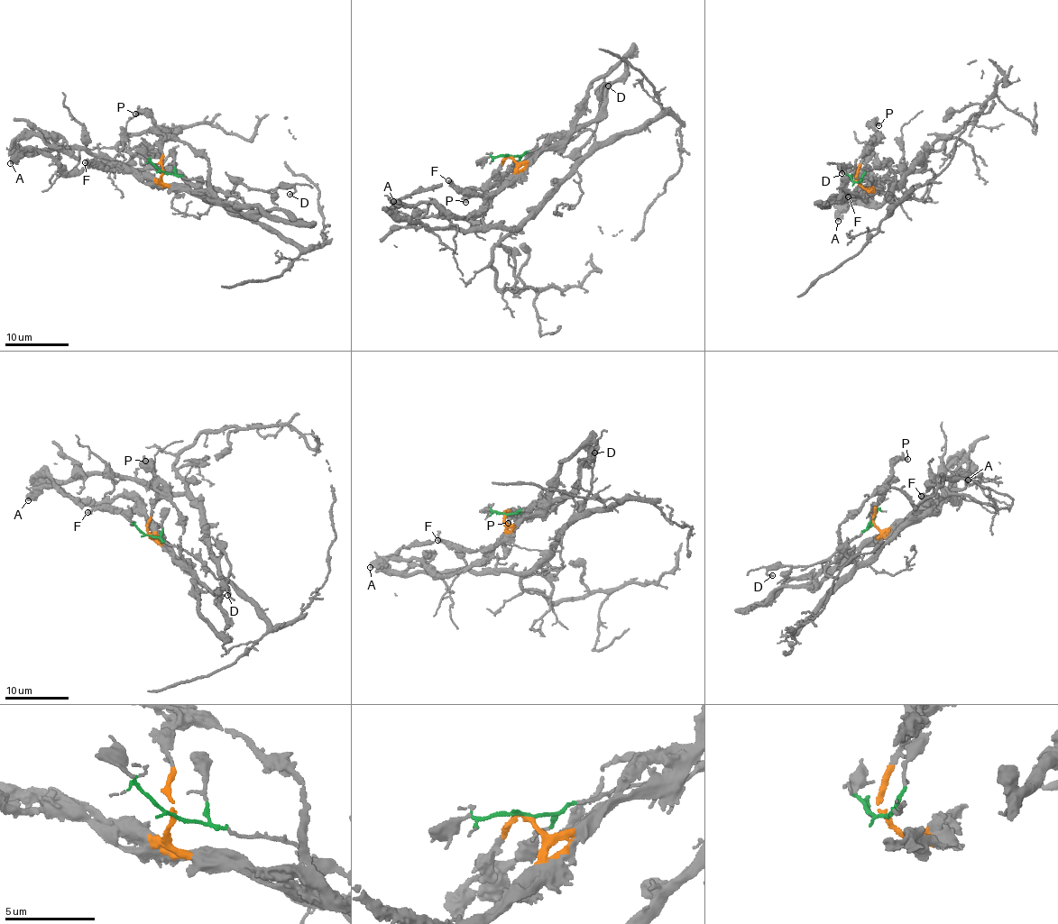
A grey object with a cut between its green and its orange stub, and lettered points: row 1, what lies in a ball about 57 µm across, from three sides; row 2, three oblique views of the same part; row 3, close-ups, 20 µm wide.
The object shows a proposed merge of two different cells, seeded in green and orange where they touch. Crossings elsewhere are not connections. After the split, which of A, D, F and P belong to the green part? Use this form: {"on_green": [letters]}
{"on_green": ["D"]}

